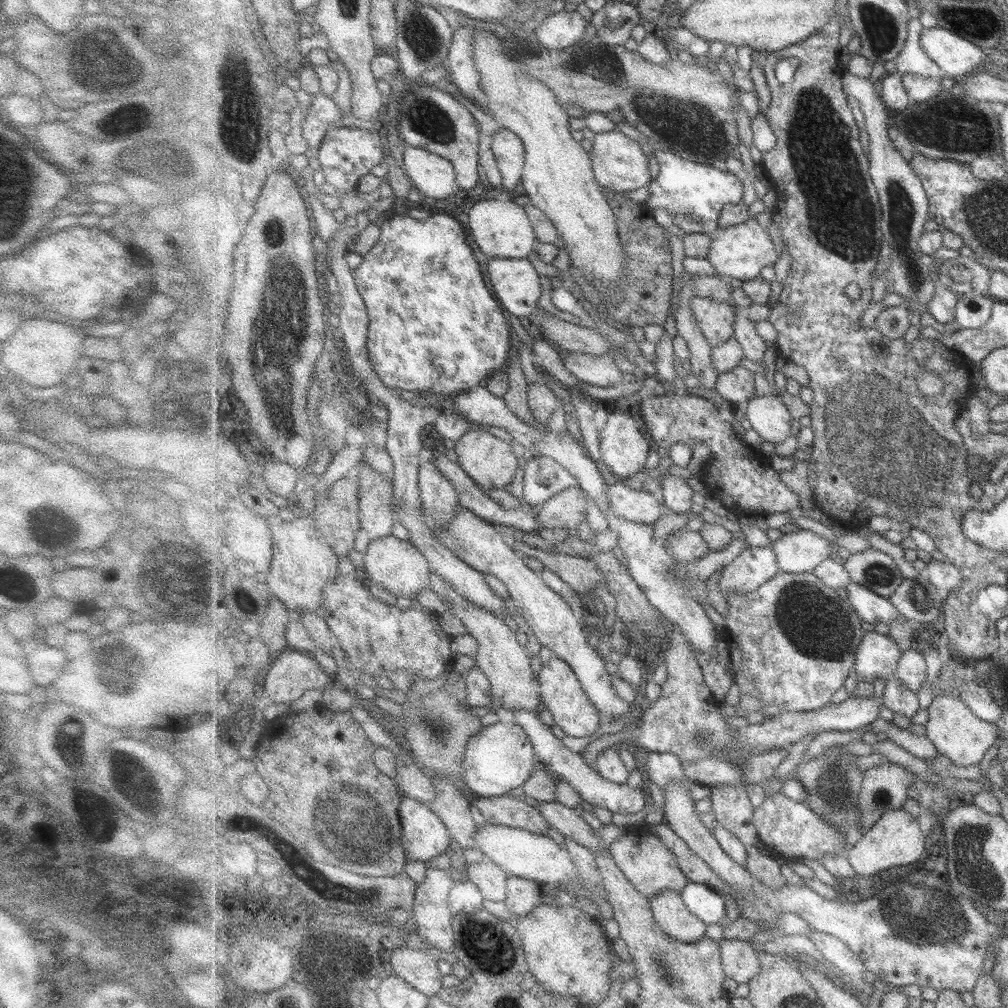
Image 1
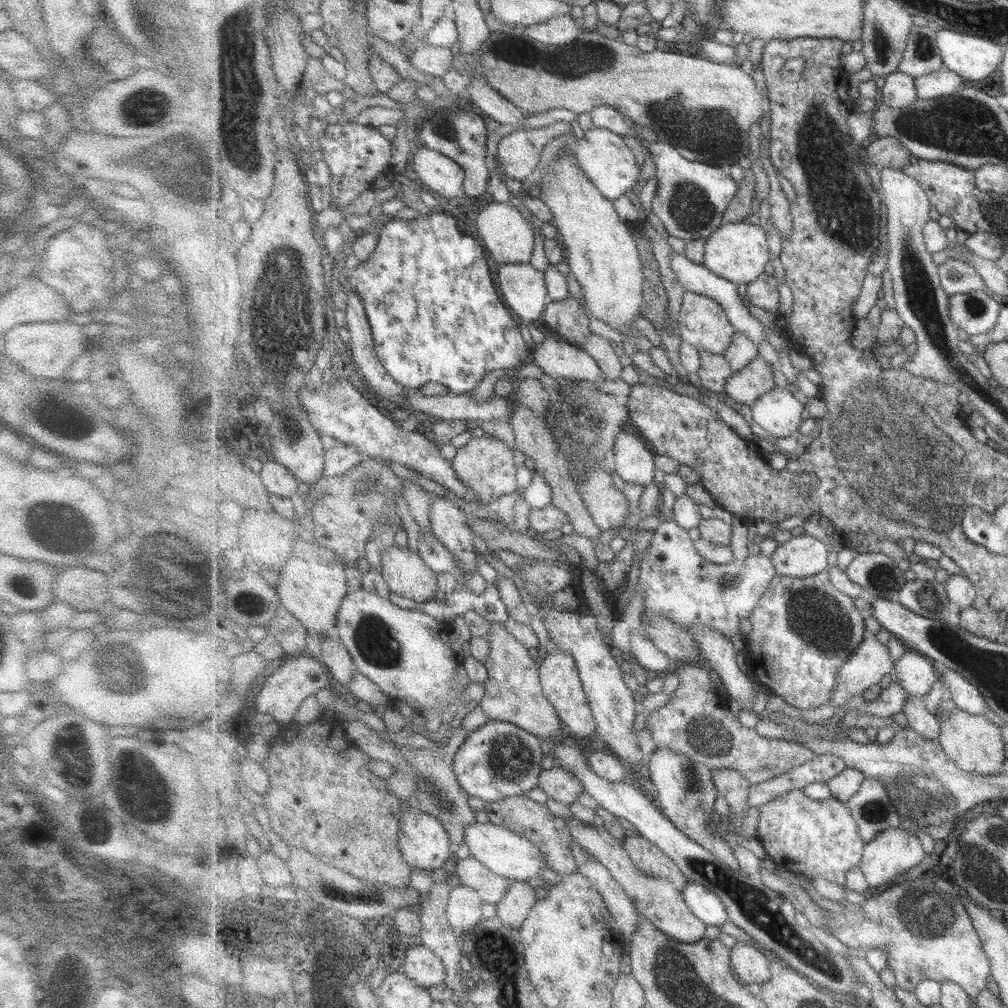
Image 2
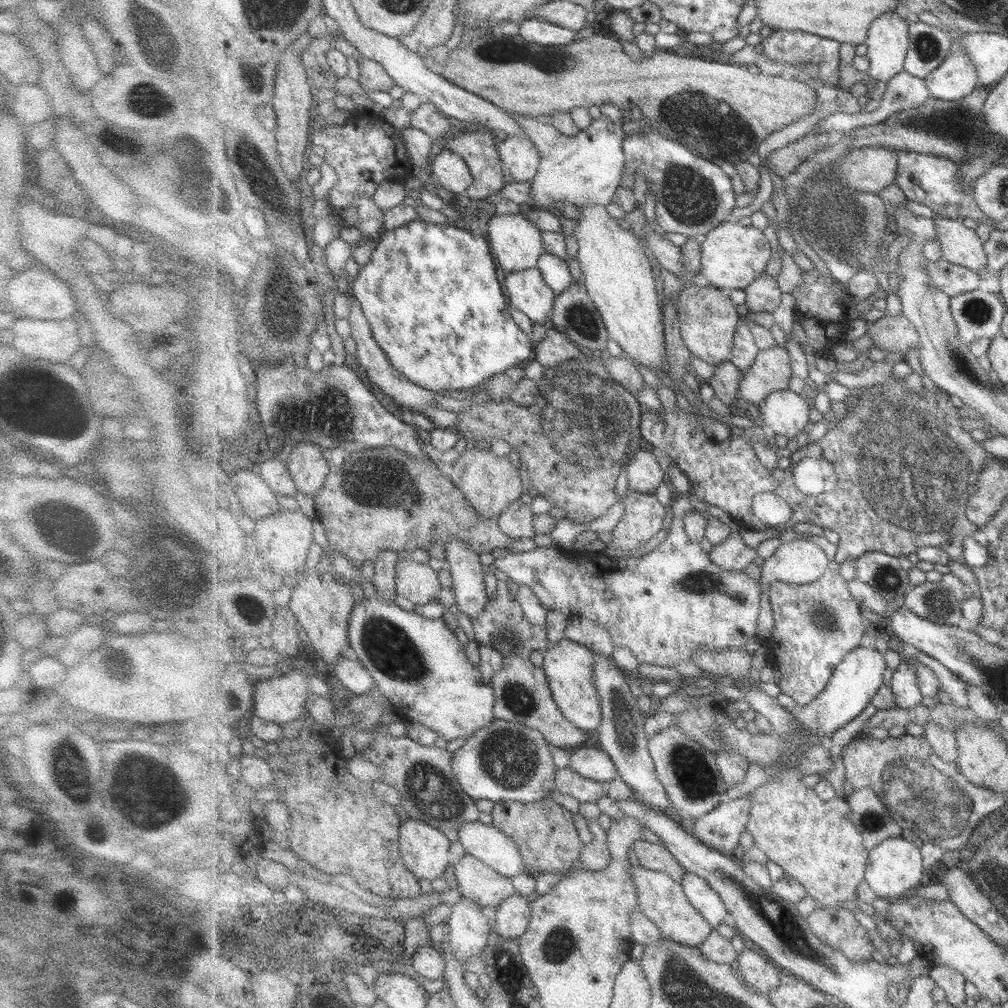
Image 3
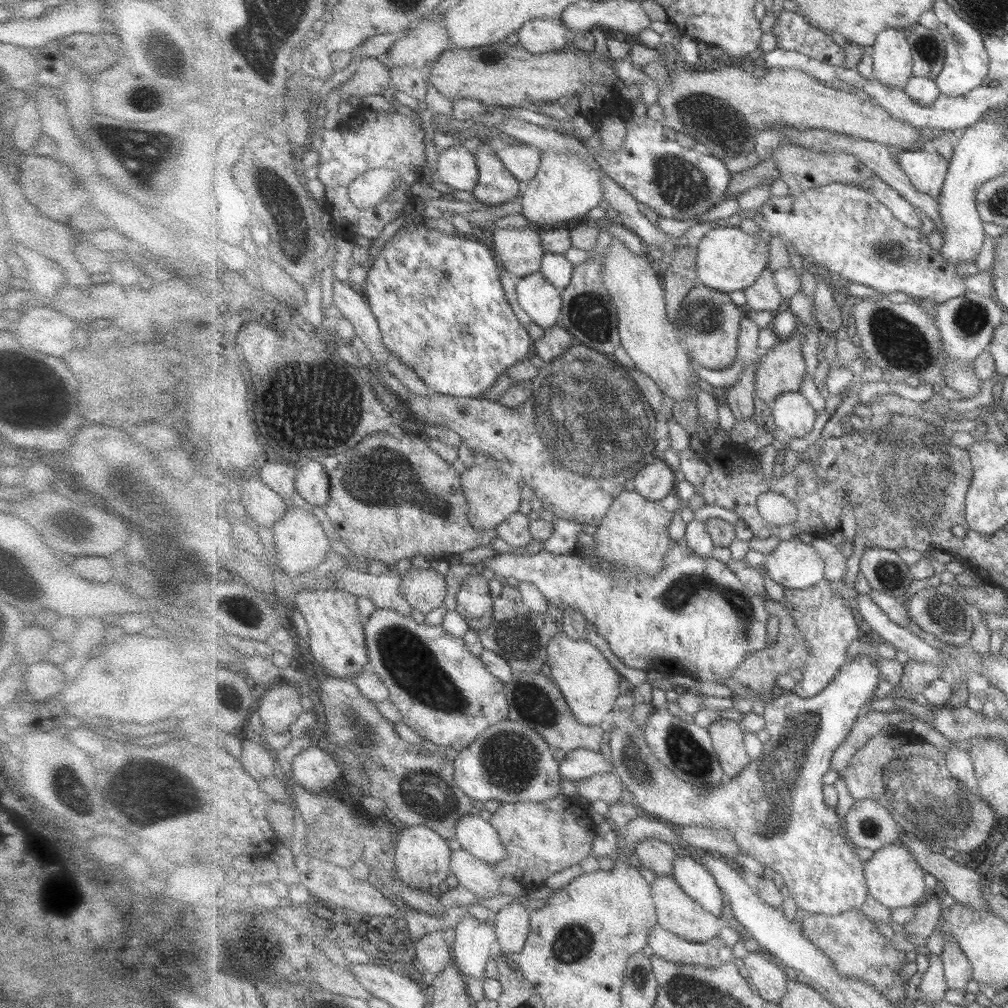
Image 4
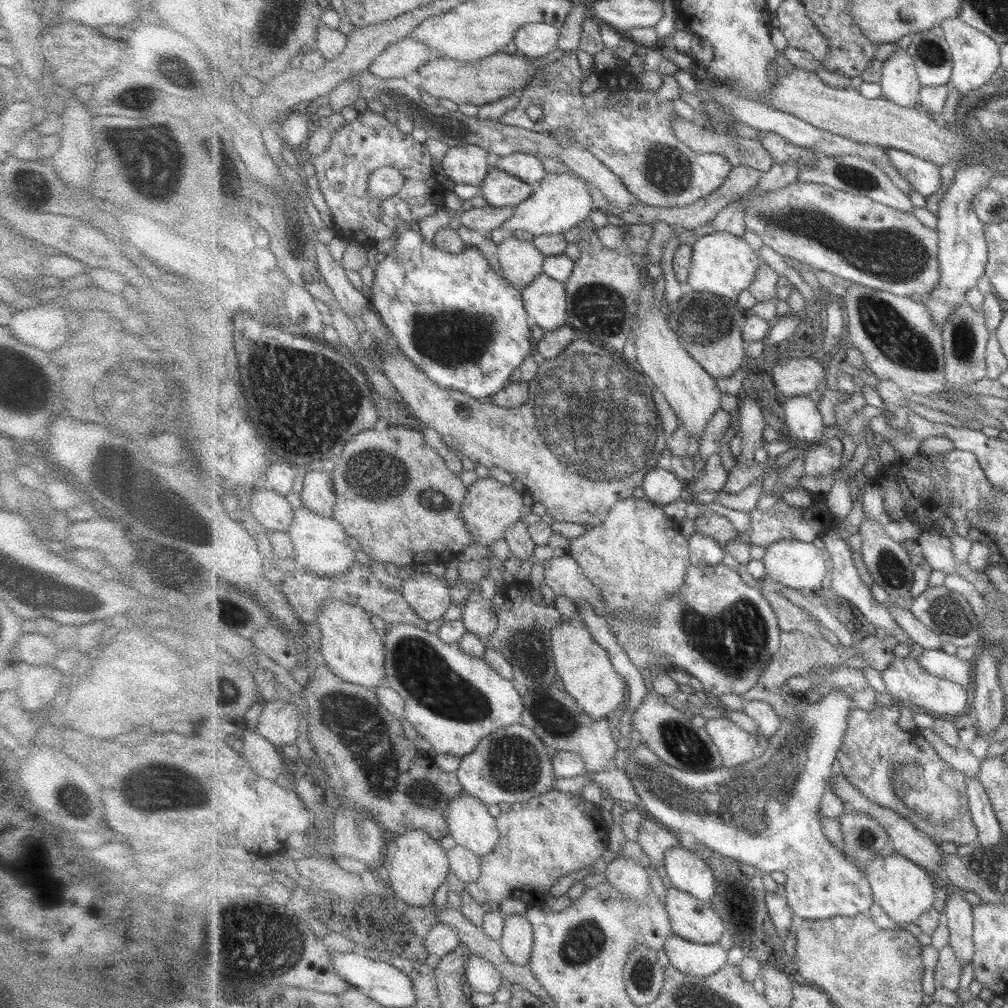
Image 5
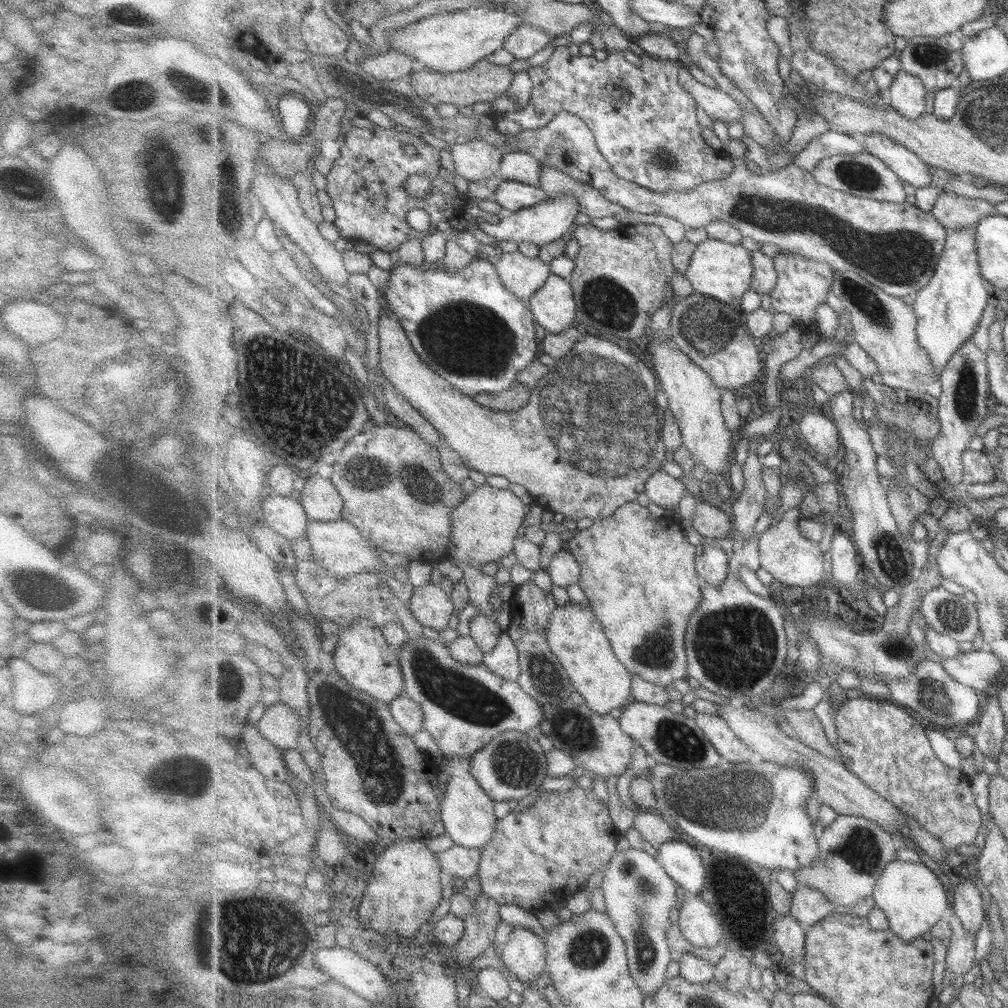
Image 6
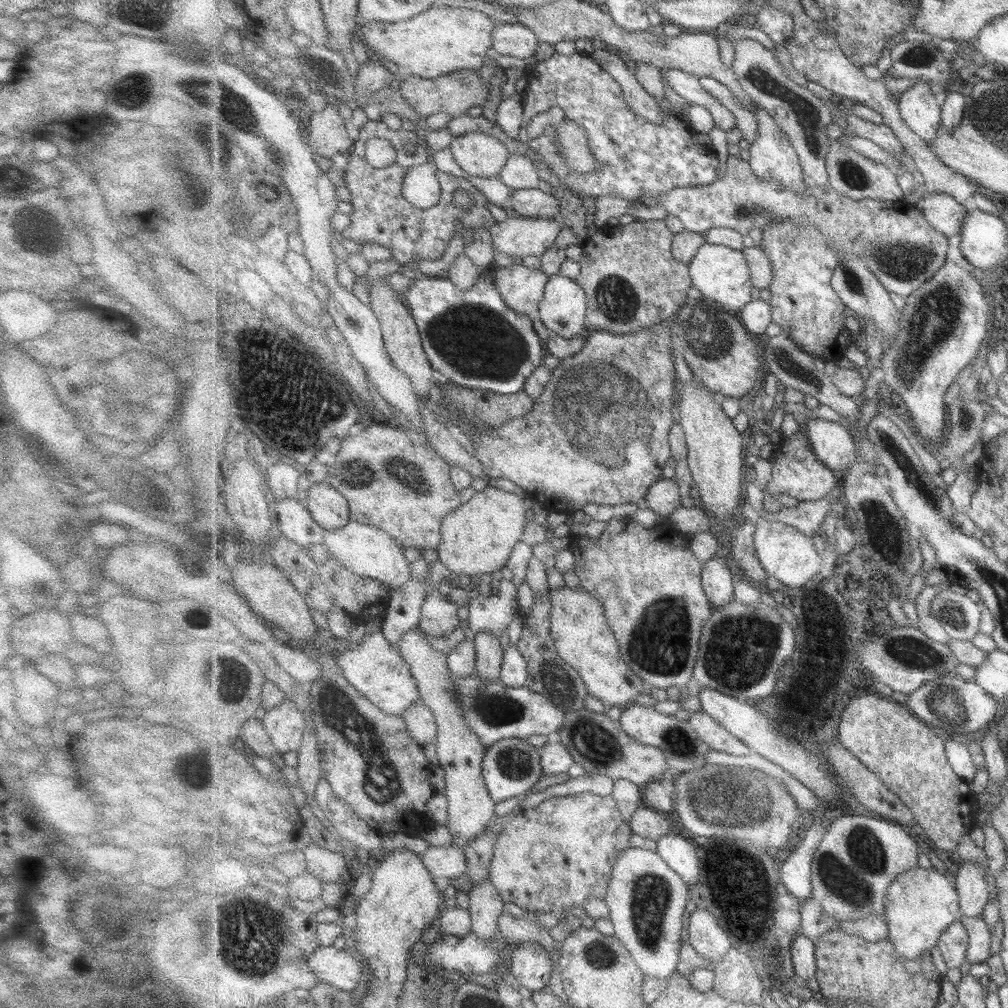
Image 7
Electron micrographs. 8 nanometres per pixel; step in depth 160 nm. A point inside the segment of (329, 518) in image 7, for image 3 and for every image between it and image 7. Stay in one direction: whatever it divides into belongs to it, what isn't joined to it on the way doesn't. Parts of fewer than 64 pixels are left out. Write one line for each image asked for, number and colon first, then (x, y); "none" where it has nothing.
3: (309, 467)
4: (312, 481)
5: (318, 494)
6: (320, 499)

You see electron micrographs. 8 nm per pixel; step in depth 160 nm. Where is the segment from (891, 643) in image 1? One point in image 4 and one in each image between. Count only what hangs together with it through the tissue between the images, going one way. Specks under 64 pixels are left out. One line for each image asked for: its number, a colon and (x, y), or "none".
2: (872, 660)
3: (858, 678)
4: (775, 808)

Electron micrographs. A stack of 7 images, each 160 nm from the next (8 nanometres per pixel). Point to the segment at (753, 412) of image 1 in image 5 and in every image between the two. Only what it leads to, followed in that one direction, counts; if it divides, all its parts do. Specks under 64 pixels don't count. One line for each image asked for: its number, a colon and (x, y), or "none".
2: (778, 412)
3: (785, 413)
4: (791, 412)
5: (803, 420)

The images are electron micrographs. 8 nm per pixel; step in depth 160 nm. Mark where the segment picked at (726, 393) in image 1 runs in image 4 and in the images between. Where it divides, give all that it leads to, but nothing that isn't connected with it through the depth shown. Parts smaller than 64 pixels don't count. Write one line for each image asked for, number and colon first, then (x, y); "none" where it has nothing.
2: (745, 386)
3: (772, 370)
4: (782, 369)

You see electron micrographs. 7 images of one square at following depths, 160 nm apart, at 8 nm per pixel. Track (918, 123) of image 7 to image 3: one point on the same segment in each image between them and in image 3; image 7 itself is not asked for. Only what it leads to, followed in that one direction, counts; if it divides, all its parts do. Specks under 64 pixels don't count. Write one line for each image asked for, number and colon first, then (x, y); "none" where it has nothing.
3: (888, 43)
4: (893, 60)
5: (900, 84)
6: (908, 96)

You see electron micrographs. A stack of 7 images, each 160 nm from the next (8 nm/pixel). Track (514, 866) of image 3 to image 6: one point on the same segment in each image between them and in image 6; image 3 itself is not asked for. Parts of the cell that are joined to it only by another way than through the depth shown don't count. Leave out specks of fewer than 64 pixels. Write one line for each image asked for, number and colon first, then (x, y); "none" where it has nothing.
4: (474, 834)
5: (471, 825)
6: (468, 812)

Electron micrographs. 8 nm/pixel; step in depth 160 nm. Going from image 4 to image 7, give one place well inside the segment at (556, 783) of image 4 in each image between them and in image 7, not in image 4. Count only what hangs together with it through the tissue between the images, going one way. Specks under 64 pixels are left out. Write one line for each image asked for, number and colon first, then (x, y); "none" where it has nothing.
5: (511, 765)
6: (512, 766)
7: (513, 766)

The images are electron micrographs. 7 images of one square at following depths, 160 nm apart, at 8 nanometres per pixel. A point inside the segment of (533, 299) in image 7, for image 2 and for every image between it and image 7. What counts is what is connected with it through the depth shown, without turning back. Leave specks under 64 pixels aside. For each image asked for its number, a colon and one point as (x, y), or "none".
2: (508, 237)
3: (516, 242)
4: (520, 250)
5: (521, 262)
6: (523, 275)

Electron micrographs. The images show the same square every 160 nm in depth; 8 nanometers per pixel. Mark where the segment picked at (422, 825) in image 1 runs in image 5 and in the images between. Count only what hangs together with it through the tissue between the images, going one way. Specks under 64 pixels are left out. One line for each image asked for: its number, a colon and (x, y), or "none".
2: (425, 843)
3: (424, 848)
4: (423, 857)
5: (417, 865)

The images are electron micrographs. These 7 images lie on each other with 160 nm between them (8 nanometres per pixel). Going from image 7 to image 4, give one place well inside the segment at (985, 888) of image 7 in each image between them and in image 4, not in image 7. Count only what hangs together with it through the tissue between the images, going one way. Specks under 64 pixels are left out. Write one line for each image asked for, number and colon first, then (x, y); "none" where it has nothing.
4: (958, 971)
5: (958, 915)
6: (968, 903)

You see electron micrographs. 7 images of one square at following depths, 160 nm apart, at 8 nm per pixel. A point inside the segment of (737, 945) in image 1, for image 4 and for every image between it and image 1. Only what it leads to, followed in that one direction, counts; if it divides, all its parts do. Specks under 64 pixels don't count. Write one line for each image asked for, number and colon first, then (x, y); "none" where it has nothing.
2: (750, 965)
3: (758, 971)
4: (766, 975)

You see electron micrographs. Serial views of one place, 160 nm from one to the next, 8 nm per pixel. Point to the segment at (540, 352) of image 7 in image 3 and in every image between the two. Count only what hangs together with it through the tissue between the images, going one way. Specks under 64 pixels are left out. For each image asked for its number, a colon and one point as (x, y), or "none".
3: (430, 292)
4: (424, 286)
5: (418, 286)
6: (465, 324)

